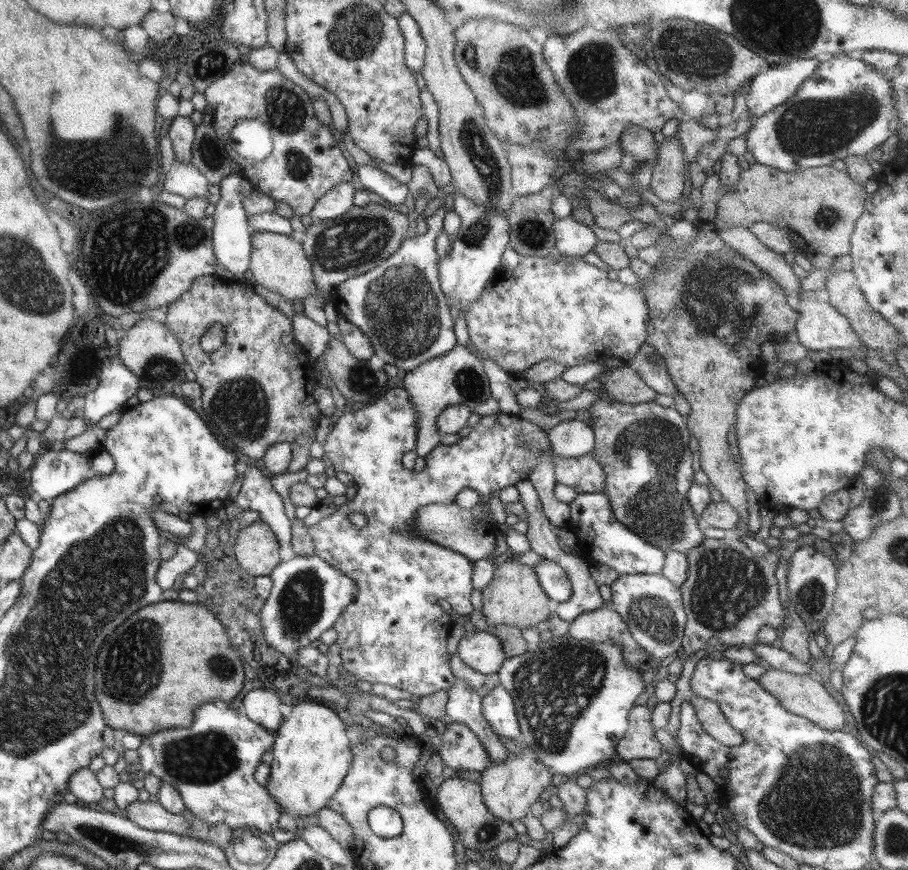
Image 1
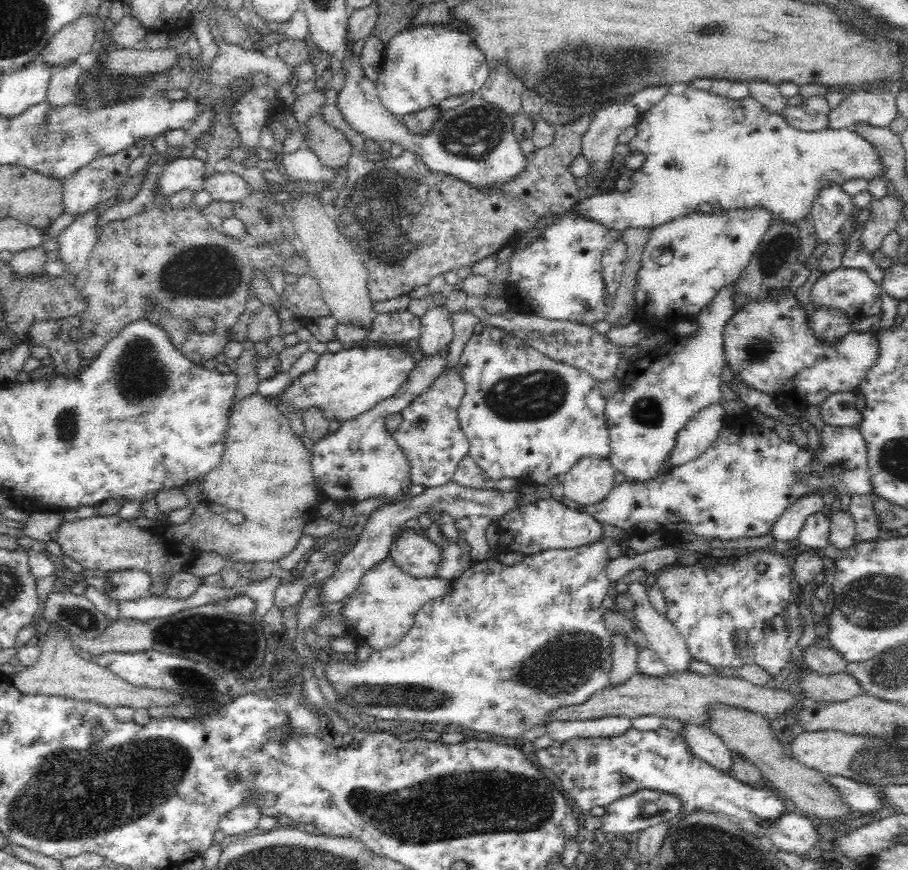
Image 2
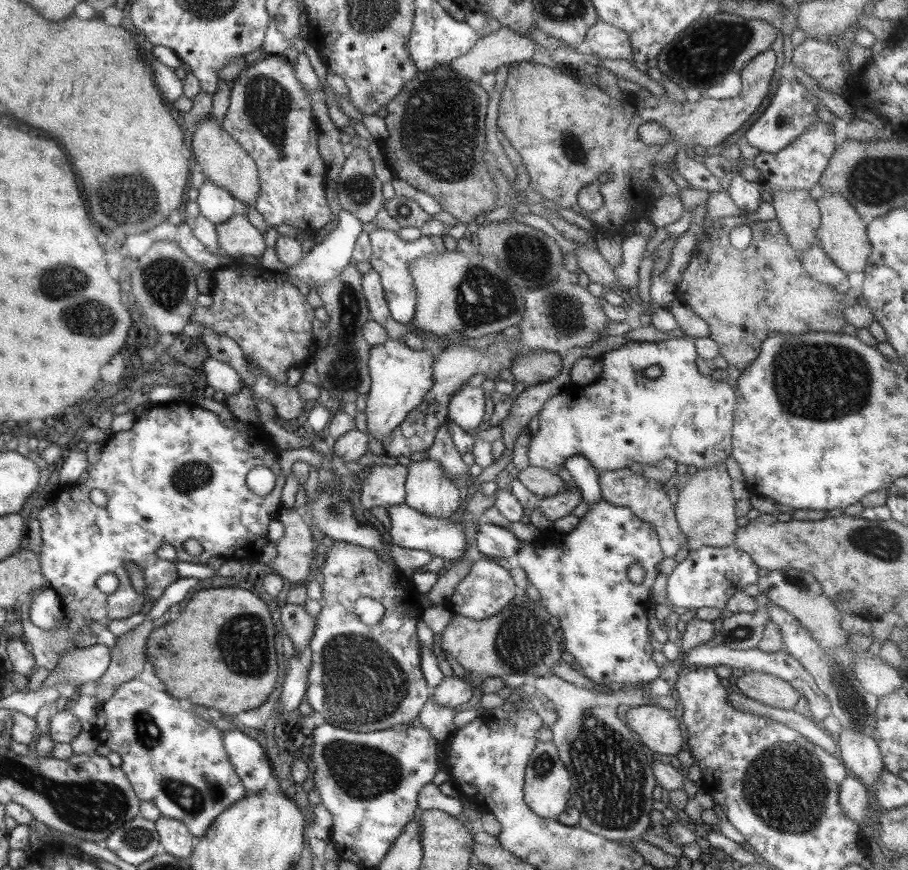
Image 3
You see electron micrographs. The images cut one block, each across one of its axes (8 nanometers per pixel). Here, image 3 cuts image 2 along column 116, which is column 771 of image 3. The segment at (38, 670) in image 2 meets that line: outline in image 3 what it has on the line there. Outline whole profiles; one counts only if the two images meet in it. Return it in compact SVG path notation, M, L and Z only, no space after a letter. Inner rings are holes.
M745 672L736 678L735 684L743 696L771 708L789 710L800 697L794 688L780 678L762 672Z

